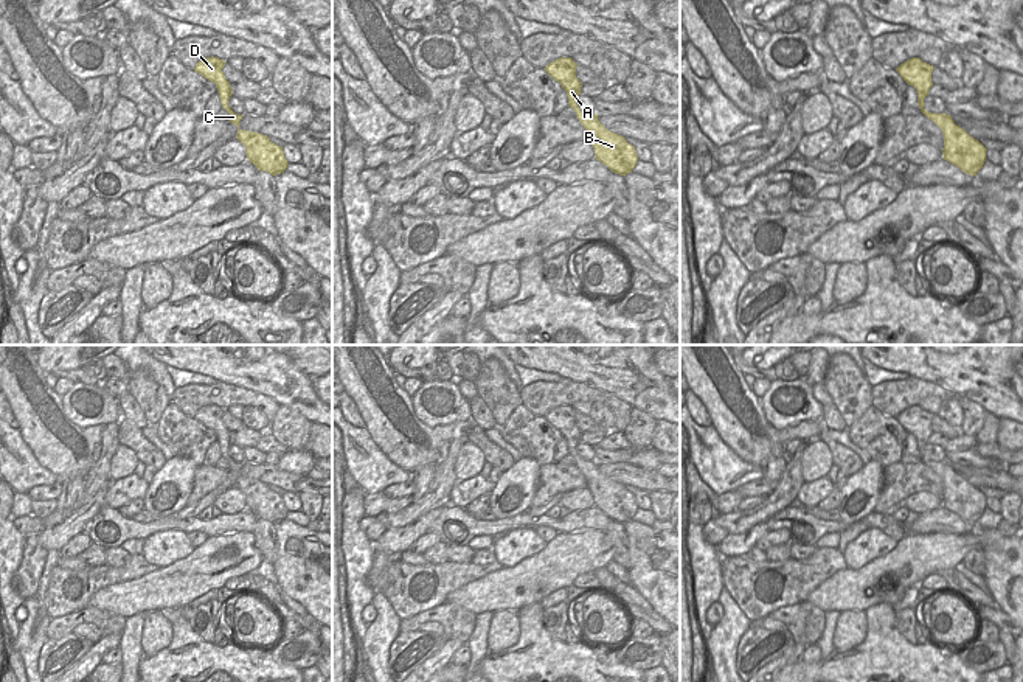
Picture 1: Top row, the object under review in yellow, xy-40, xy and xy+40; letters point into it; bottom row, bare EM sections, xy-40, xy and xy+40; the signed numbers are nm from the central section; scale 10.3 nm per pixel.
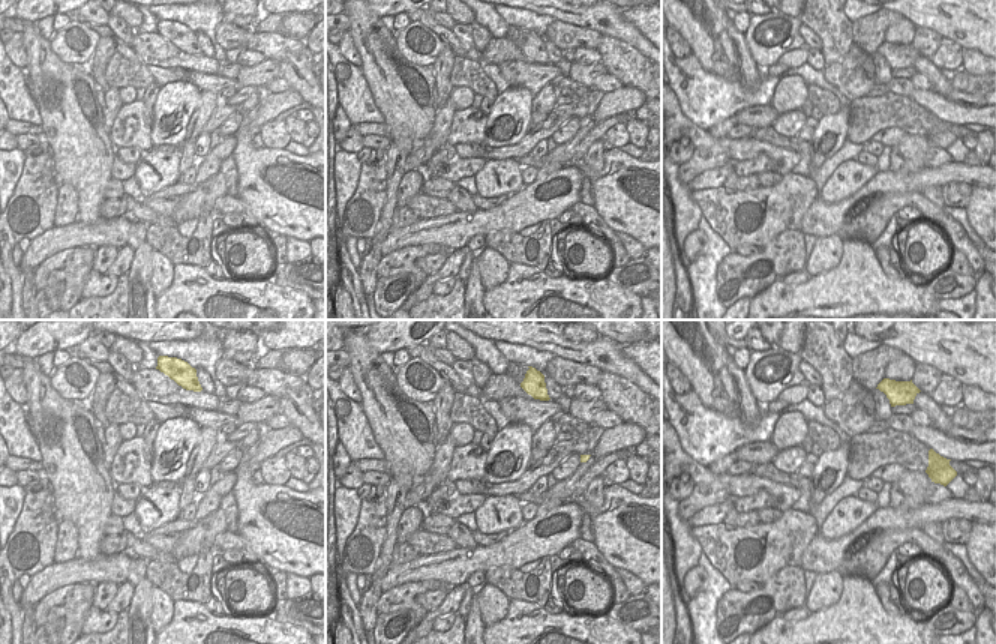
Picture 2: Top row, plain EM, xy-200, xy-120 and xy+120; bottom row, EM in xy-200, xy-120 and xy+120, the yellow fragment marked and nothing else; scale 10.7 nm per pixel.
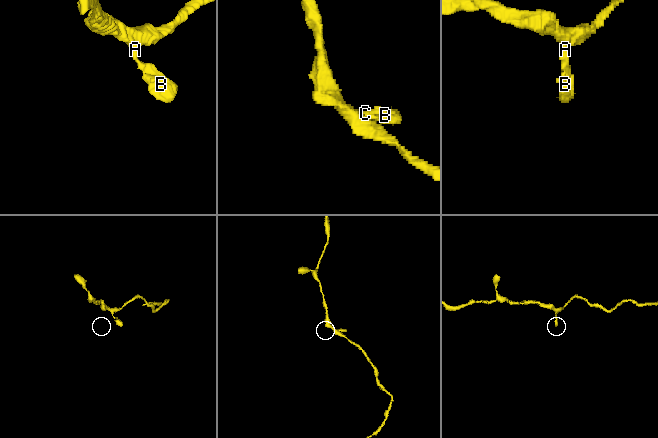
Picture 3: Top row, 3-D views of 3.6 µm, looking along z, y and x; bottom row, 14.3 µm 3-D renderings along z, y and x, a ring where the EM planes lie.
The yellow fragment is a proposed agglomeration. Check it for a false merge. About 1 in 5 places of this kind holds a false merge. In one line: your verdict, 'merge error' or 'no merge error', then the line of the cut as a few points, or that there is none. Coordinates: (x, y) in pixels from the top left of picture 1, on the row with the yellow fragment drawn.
no merge error | no cut

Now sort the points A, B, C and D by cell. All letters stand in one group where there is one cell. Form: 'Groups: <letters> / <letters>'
Groups: A B C D.

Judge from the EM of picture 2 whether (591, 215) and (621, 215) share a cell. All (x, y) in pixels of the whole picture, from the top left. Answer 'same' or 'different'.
different

